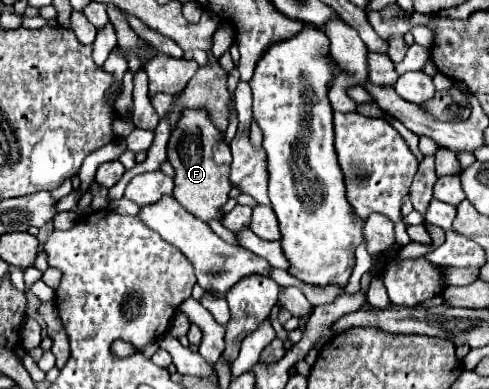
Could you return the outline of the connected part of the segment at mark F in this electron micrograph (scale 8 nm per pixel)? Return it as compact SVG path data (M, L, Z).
M184 110L180 122L172 128L168 142L168 158L174 166L174 198L196 218L208 222L212 218L220 220L218 212L228 200L230 192L230 146L224 142L224 134L212 126L204 110Z

